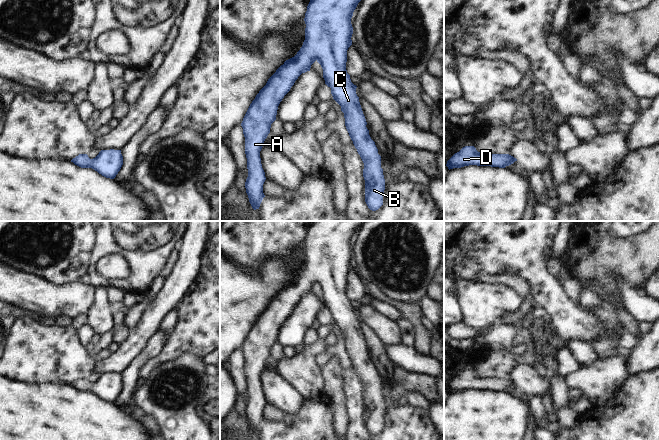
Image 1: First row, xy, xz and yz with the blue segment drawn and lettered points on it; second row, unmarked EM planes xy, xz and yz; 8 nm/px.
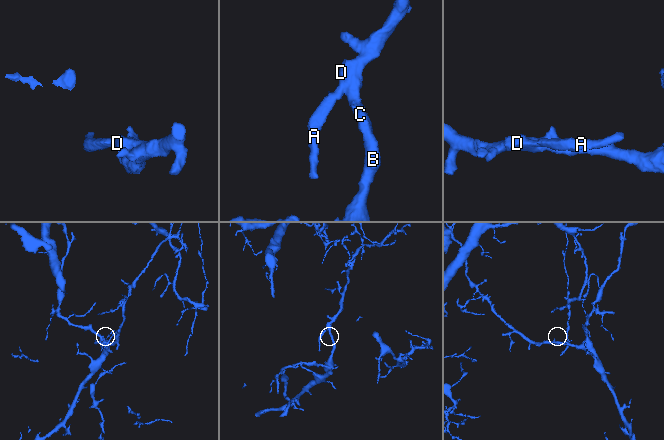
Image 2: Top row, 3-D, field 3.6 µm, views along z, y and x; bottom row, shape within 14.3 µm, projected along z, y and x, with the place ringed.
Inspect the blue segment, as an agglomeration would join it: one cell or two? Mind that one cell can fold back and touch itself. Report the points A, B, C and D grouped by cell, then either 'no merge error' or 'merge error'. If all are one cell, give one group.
A B C D | no merge error

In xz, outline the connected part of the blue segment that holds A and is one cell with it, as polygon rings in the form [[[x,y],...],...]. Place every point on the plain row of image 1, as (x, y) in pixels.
[[[312,221],[305,237],[305,264],[302,271],[294,281],[286,284],[284,288],[276,294],[276,296],[268,303],[266,309],[259,315],[255,323],[250,328],[241,350],[243,352],[243,358],[245,361],[245,378],[248,393],[248,401],[245,406],[245,412],[249,426],[254,434],[259,433],[260,428],[265,421],[263,417],[263,408],[266,401],[261,388],[260,375],[263,371],[265,363],[270,357],[271,348],[276,344],[278,330],[284,320],[290,315],[298,301],[302,297],[310,295],[311,289],[315,285],[317,285],[323,293],[323,302],[325,304],[325,308],[331,312],[333,323],[341,330],[341,335],[344,337],[346,353],[364,387],[363,401],[365,404],[365,426],[368,432],[372,435],[378,434],[383,429],[385,403],[383,393],[381,392],[381,380],[378,378],[378,373],[375,366],[371,363],[369,354],[366,351],[367,346],[359,326],[359,321],[356,318],[357,310],[351,306],[350,299],[346,294],[347,274],[352,269],[351,261],[353,258],[353,251],[351,248],[351,242],[358,227],[363,222],[365,221]]]

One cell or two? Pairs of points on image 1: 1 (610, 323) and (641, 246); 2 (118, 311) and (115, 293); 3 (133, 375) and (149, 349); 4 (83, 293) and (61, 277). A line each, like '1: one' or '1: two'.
1: one
2: two
3: one
4: two

